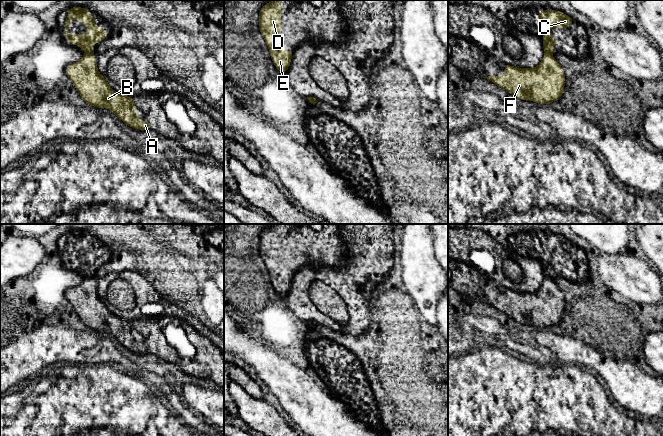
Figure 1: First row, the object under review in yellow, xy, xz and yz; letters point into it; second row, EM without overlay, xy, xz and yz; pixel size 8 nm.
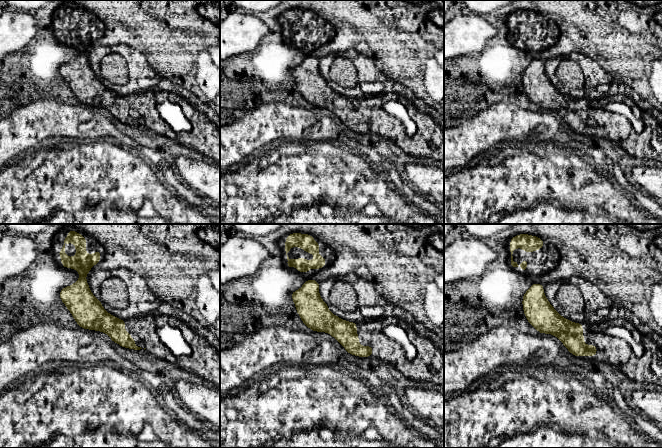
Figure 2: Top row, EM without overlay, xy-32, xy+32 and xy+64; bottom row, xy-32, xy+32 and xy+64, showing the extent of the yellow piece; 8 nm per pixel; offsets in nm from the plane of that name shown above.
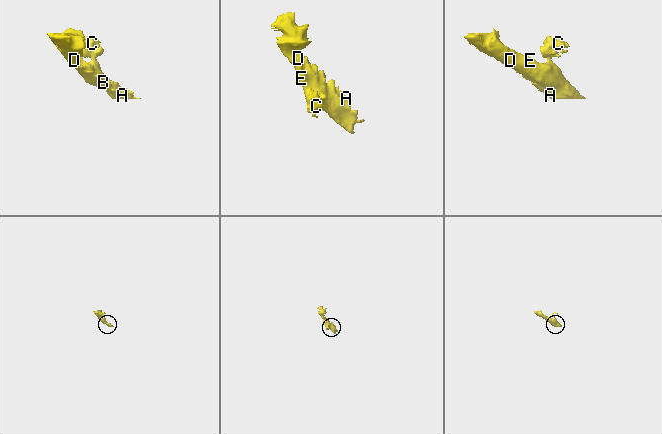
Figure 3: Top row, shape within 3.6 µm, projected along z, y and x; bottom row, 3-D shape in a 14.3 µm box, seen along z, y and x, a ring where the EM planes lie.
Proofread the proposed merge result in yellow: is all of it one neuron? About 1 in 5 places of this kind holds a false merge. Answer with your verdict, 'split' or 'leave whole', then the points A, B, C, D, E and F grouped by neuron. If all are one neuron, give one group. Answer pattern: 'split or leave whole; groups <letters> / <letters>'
split; groups A B D E F / C

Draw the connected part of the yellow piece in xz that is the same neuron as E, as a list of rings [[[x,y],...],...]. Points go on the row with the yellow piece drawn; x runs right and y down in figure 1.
[[[271,0],[262,6],[258,15],[262,34],[277,70],[284,75],[289,68],[293,51],[281,49],[281,0]]]

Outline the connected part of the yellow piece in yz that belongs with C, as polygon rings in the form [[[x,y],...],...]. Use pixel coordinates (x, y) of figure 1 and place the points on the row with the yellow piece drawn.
[[[549,8],[547,11],[542,11],[536,17],[536,21],[541,24],[541,33],[543,34],[543,50],[545,54],[552,54],[553,48],[556,46],[555,36],[548,34],[548,28],[571,28],[571,23],[574,21],[571,16],[563,12],[559,12]]]

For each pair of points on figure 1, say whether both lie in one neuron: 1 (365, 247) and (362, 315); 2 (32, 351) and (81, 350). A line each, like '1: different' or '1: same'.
1: same
2: same

